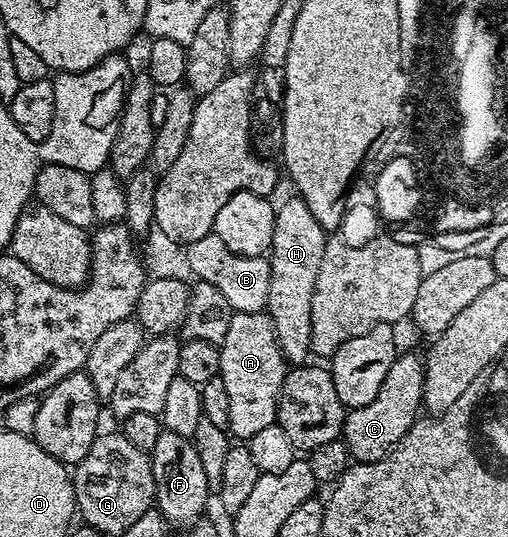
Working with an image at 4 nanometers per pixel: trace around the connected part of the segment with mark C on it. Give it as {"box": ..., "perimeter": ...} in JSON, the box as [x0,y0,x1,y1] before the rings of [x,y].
{"box":[341,354,425,463],"perimeter":[[[396,354],[393,365],[389,365],[389,373],[385,373],[385,381],[381,381],[381,389],[369,405],[350,408],[343,421],[341,436],[347,444],[352,460],[356,463],[372,463],[381,461],[391,450],[403,442],[405,433],[420,418],[423,406],[423,390],[425,389],[424,360],[415,355]]]}

